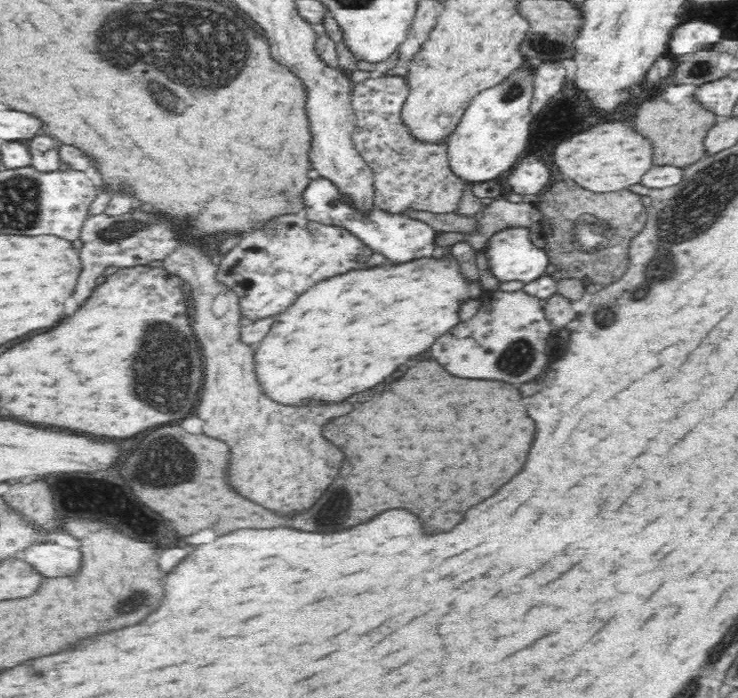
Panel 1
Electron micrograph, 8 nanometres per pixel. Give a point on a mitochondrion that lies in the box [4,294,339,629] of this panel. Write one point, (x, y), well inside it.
(168, 373)

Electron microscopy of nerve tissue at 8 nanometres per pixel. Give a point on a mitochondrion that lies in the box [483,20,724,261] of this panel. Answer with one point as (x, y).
(701, 69)

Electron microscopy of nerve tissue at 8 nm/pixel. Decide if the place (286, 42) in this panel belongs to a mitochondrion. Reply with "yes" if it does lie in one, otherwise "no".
no

